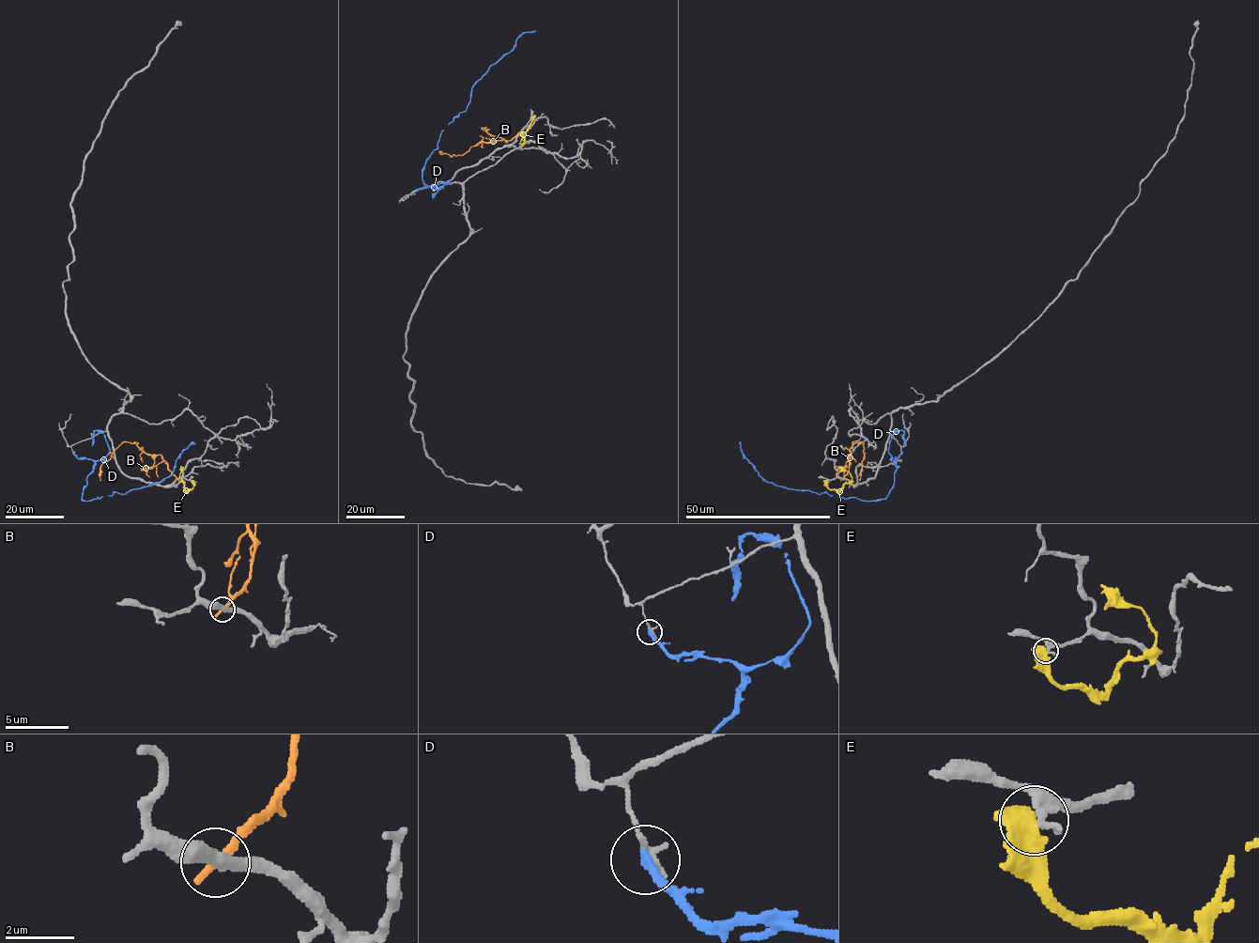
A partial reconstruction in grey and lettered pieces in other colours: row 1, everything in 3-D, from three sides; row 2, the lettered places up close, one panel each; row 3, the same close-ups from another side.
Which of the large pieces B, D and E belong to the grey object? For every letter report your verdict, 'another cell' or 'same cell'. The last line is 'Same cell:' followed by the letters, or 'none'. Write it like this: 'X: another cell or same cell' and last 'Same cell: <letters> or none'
B: another cell
D: another cell
E: another cell
Same cell: none

